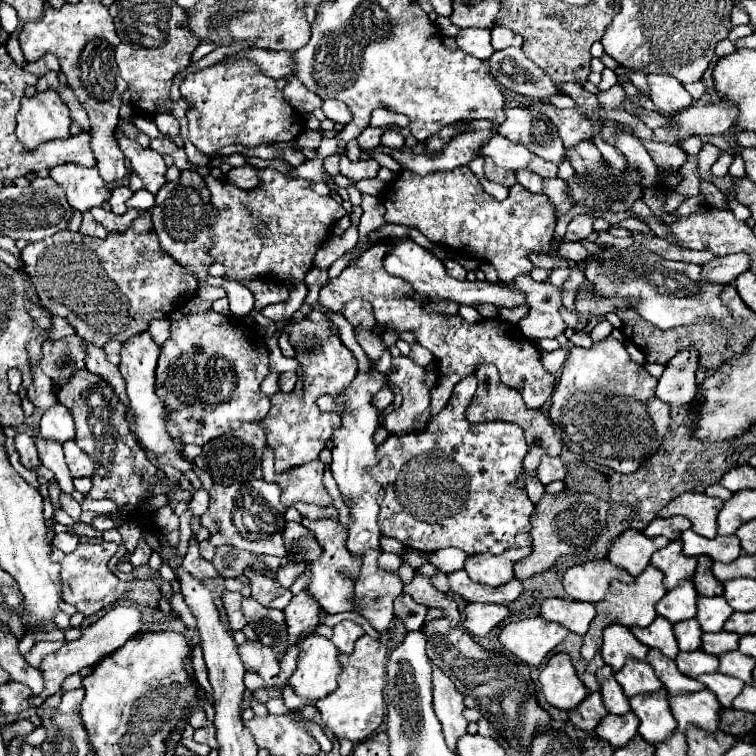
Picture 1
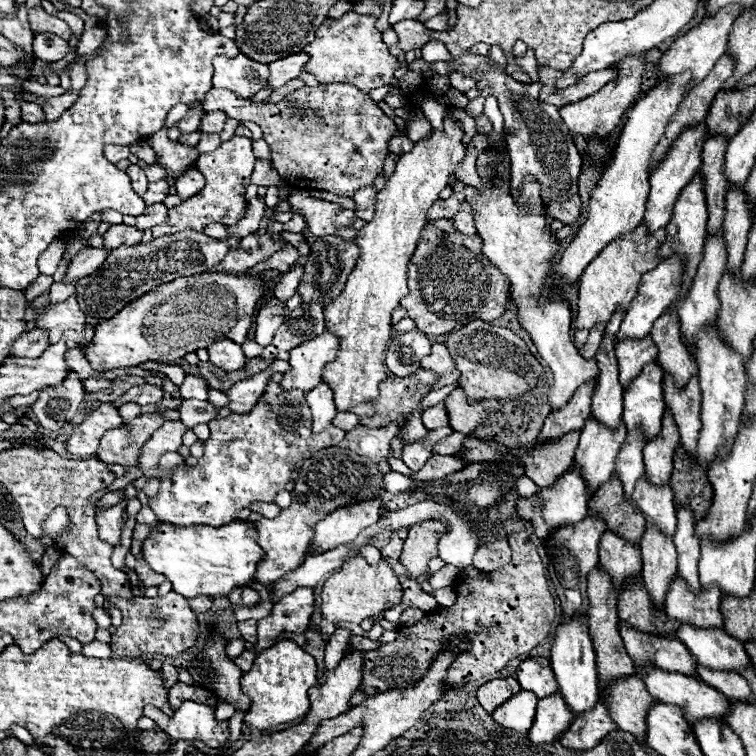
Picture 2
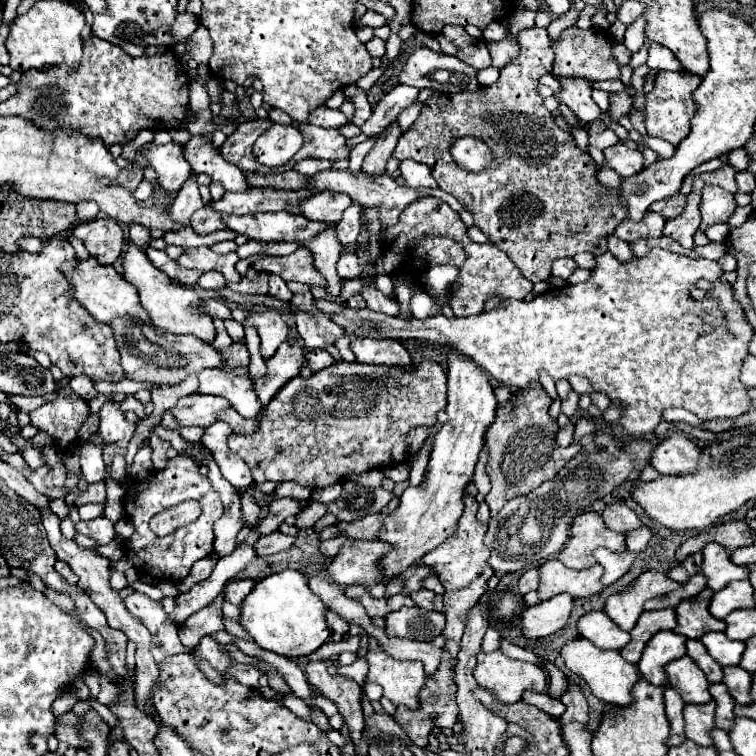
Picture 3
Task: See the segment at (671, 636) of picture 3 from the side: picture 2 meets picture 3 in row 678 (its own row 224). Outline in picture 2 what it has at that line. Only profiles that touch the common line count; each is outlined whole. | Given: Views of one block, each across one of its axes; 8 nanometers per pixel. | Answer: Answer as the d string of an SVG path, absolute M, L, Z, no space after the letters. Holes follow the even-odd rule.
M700 122L696 126L688 126L690 130L684 130L684 134L668 148L668 154L664 156L664 162L650 172L650 194L648 194L648 204L646 204L646 216L644 216L644 224L648 226L648 230L656 232L660 228L664 228L670 218L672 218L672 210L674 204L680 196L680 192L684 190L684 186L690 182L690 178L700 170L702 166L702 144L708 138L706 126Z

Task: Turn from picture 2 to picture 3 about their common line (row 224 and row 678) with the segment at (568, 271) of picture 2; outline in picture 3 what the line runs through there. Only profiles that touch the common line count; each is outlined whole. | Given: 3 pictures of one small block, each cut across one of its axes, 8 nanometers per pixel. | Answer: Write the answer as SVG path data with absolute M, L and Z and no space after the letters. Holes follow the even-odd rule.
M576 638L568 642L560 654L566 662L566 668L576 676L580 676L582 680L586 680L586 684L590 686L590 692L596 698L616 706L628 706L632 702L632 686L640 678L640 670L634 664L628 664L618 650L602 650L586 638Z

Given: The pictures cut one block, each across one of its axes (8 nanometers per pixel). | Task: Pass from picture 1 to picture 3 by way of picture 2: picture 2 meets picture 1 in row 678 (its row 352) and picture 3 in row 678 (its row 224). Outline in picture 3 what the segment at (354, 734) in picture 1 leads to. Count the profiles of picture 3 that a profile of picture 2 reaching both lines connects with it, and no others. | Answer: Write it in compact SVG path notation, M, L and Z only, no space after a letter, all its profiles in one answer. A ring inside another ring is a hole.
M368 640L368 682L376 682L384 688L384 696L394 704L404 704L410 710L418 708L418 692L424 686L424 666L416 660L396 660L388 656L380 644Z

